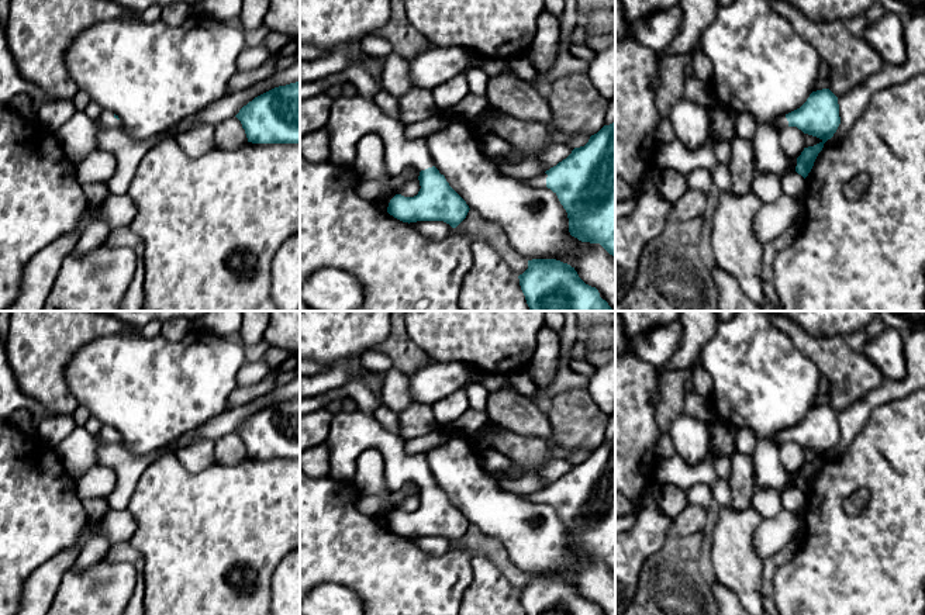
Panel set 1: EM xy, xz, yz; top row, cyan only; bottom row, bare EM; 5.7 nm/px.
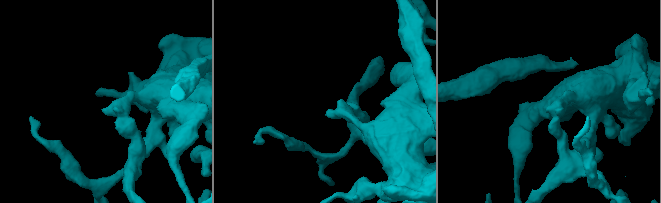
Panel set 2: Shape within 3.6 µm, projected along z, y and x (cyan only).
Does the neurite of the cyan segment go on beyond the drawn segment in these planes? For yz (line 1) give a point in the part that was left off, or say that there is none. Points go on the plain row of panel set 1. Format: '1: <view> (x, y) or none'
1: yz (779, 438)

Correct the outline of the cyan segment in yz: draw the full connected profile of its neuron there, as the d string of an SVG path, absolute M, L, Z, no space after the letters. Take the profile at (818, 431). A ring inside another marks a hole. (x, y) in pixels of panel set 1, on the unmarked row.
M829 404L812 407L800 424L776 432L772 439L779 446L797 442L804 449L821 455L819 459L804 463L797 473L795 487L805 494L824 459L833 452L841 439L838 412Z

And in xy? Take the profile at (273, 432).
M300 397L275 402L235 431L252 459L300 459Z

